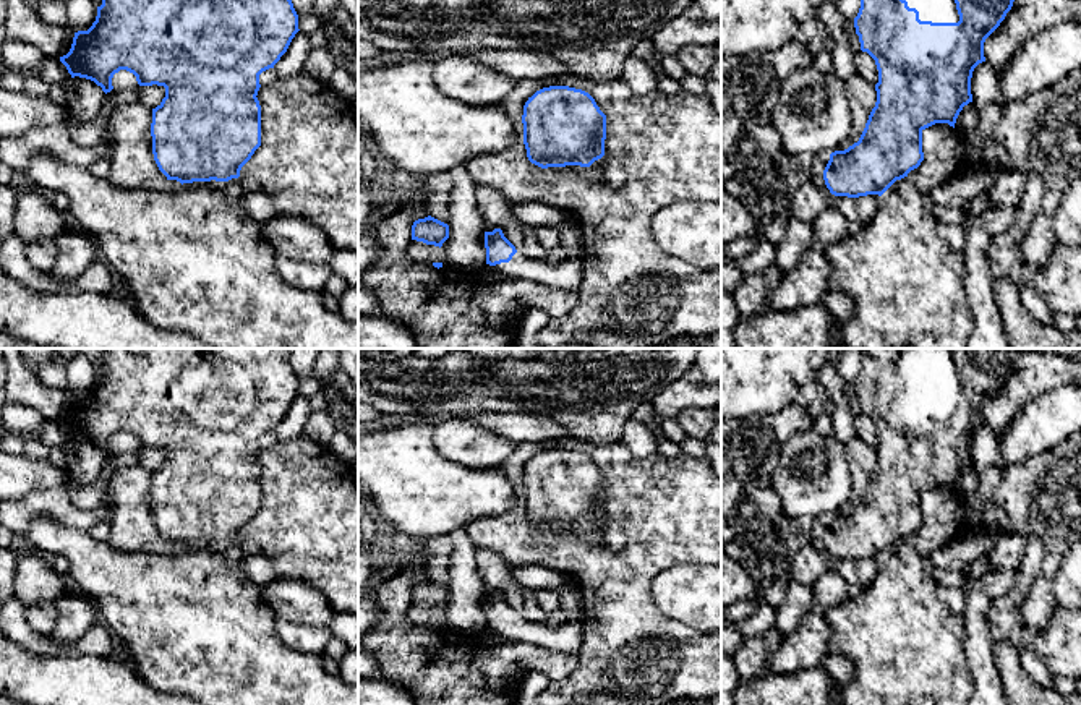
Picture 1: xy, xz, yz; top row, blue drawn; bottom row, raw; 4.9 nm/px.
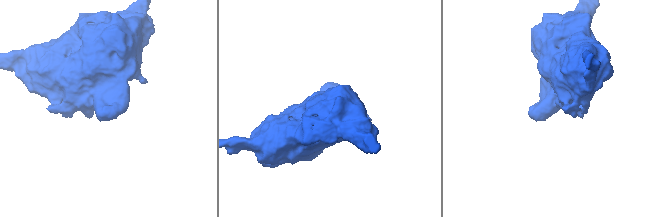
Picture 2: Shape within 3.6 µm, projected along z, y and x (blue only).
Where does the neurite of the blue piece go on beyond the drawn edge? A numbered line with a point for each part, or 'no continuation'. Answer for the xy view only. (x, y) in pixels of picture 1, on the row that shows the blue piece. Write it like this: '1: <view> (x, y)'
no continuation

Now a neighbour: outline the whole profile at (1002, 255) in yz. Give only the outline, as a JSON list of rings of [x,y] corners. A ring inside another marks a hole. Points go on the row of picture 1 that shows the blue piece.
[[[1028,175],[1024,191],[1016,204],[1016,222],[1003,235],[992,237],[985,259],[993,280],[1008,279],[1019,287],[1028,277],[1018,259],[1018,243],[1026,235],[1045,193],[1039,175]]]

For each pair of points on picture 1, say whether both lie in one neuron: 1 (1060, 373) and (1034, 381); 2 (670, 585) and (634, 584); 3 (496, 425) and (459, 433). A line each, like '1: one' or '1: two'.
1: one
2: two
3: two

